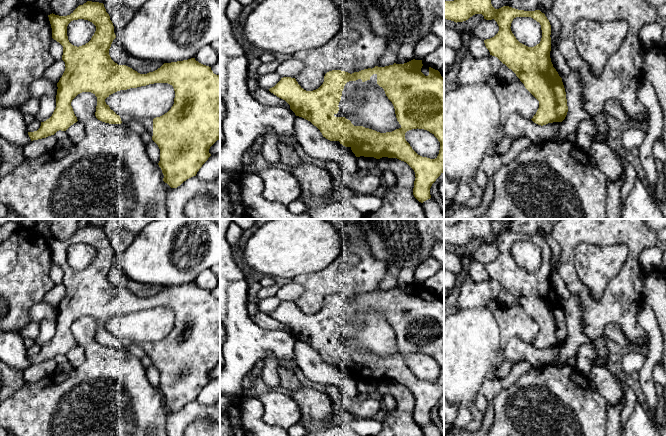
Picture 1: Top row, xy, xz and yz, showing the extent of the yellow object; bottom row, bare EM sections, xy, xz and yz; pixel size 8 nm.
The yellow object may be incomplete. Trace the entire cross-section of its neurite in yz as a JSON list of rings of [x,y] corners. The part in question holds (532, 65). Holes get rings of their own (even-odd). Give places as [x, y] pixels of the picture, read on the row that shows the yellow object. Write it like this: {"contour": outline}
{"contour": [[[444,0],[444,19],[457,23],[466,21],[475,14],[482,14],[484,19],[494,19],[497,22],[499,31],[494,37],[484,40],[486,48],[490,55],[497,57],[511,69],[525,88],[539,101],[539,108],[531,120],[541,126],[553,122],[562,122],[568,112],[566,92],[562,78],[551,62],[551,25],[545,14],[540,10],[524,11],[509,6],[495,9],[491,0]],[[516,17],[531,17],[540,23],[542,38],[539,44],[528,47],[516,39],[510,28],[513,19]]]}

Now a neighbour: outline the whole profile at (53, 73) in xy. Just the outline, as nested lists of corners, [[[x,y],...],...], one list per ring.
[[[62,59],[55,61],[55,63],[45,71],[44,77],[47,80],[57,84],[62,77],[65,68],[65,62]]]

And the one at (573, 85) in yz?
[[[576,71],[562,79],[567,99],[568,112],[565,119],[559,124],[559,132],[551,140],[567,140],[581,121],[593,119],[584,109],[583,83]]]

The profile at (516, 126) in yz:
[[[513,113],[501,128],[501,134],[515,139],[527,137],[536,143],[540,143],[551,140],[556,136],[559,132],[559,124],[560,122],[553,122],[541,126],[530,119],[525,119],[523,116]]]

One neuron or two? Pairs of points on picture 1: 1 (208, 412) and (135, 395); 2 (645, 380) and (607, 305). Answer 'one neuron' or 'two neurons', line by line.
1: two neurons
2: two neurons

